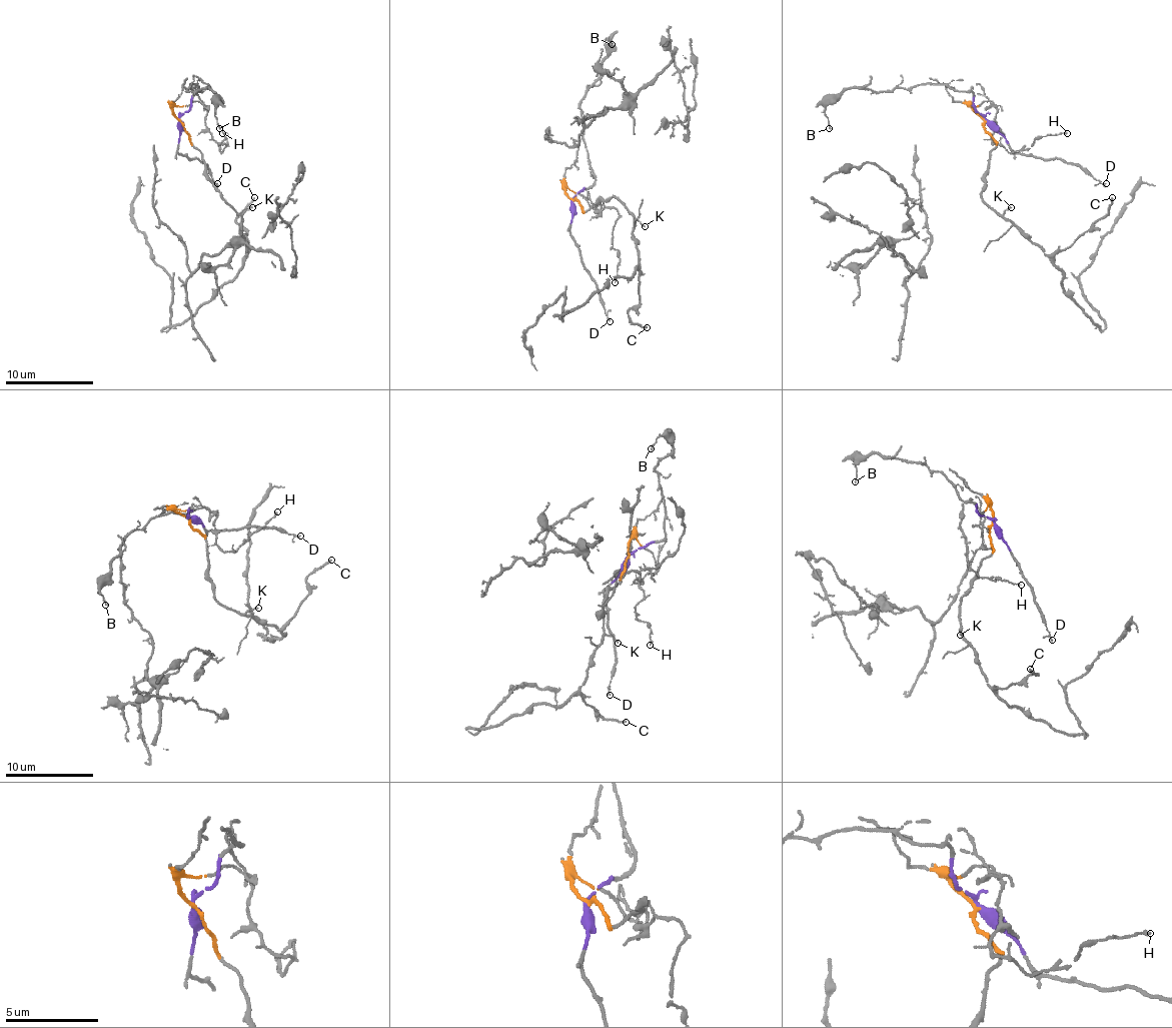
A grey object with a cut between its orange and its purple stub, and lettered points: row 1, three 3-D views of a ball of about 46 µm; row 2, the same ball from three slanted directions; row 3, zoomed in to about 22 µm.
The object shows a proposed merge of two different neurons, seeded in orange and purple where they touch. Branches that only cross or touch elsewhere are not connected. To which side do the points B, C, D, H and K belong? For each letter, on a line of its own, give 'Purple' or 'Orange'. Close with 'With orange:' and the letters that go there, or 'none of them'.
B: Purple
C: Orange
D: Purple
H: Orange
K: Orange
With orange: C, H, K

